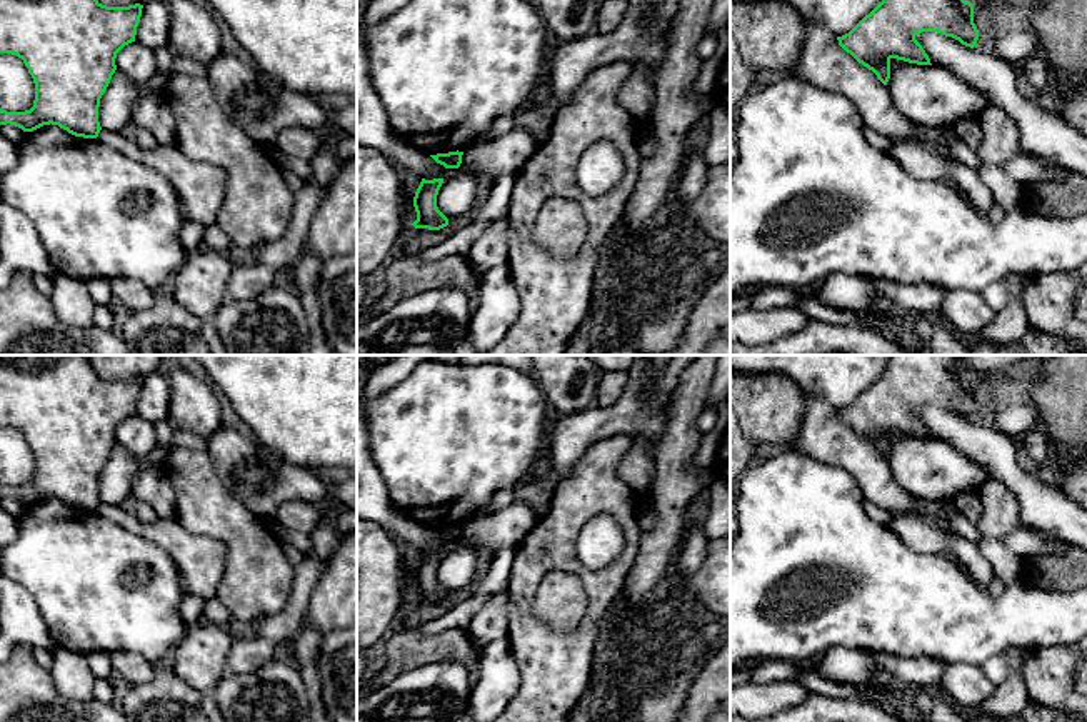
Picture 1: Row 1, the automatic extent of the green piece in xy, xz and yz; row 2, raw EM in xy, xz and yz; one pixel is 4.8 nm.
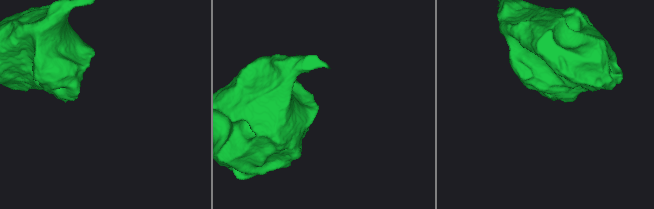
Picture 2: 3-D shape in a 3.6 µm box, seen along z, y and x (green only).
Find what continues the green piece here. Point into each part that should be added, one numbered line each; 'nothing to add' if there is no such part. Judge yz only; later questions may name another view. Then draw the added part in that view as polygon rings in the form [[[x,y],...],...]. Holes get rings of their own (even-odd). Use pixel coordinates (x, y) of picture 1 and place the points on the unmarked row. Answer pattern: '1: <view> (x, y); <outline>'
nothing to add

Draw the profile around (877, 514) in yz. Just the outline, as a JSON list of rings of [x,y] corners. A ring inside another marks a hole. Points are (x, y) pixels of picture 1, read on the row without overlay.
[[[865,500],[864,502],[864,509],[865,509],[867,515],[872,520],[875,520],[875,522],[879,522],[879,524],[882,524],[885,527],[890,527],[892,525],[892,517],[894,515],[889,514],[887,510],[884,510],[884,509],[880,509],[879,505],[872,504],[870,500]]]

